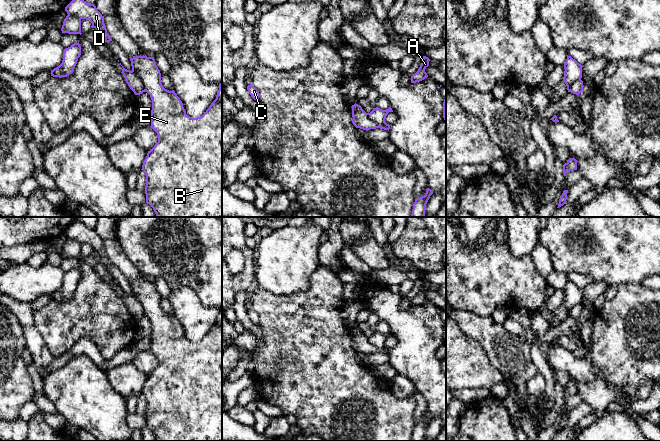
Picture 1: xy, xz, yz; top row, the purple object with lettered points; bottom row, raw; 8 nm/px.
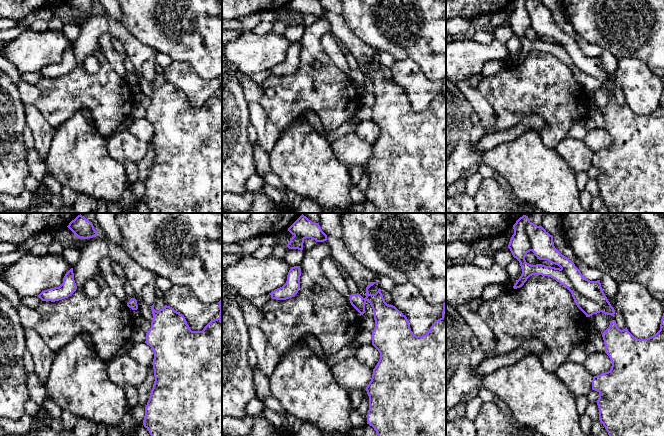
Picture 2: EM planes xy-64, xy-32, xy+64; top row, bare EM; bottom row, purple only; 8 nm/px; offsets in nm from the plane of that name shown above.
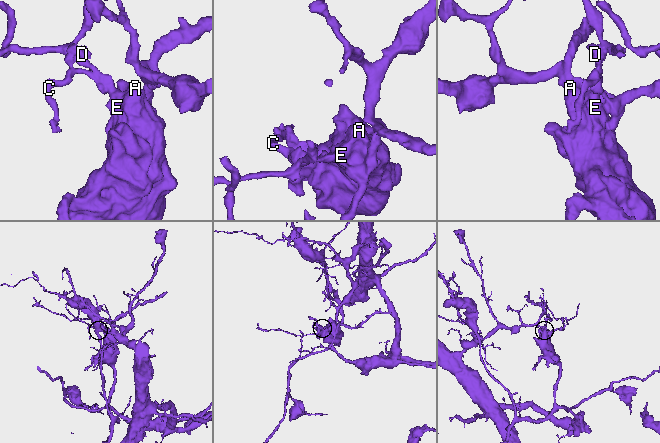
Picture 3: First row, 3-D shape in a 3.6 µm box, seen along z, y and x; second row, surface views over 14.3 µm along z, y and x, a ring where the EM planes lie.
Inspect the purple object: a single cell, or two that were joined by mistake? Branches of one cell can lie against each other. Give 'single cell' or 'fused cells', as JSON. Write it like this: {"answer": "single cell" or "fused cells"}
{"answer": "fused cells"}

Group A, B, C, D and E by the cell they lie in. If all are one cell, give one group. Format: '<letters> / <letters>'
A B D E / C

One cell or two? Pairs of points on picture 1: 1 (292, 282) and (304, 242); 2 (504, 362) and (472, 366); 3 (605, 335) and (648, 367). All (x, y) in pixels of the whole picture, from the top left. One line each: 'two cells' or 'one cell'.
1: one cell
2: two cells
3: one cell

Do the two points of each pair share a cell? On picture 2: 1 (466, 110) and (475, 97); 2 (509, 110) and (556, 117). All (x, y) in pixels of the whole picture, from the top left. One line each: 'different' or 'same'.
1: different
2: same

